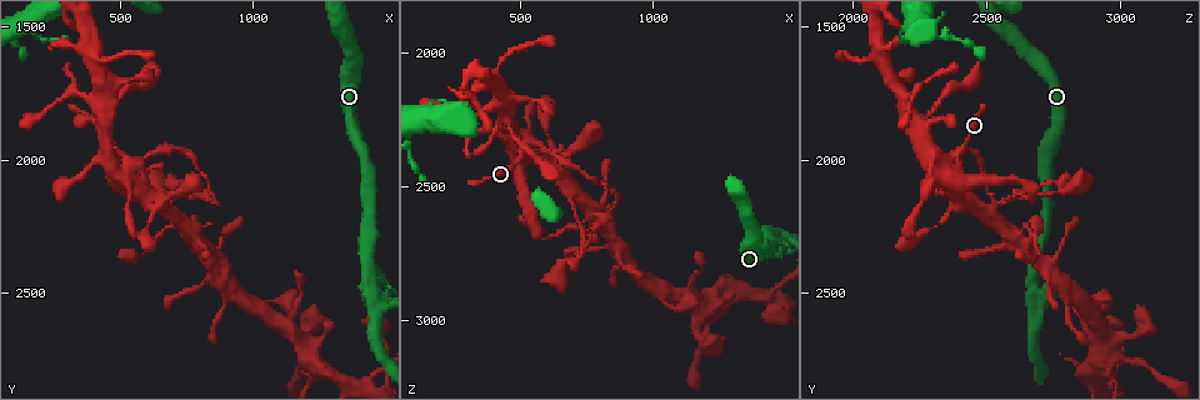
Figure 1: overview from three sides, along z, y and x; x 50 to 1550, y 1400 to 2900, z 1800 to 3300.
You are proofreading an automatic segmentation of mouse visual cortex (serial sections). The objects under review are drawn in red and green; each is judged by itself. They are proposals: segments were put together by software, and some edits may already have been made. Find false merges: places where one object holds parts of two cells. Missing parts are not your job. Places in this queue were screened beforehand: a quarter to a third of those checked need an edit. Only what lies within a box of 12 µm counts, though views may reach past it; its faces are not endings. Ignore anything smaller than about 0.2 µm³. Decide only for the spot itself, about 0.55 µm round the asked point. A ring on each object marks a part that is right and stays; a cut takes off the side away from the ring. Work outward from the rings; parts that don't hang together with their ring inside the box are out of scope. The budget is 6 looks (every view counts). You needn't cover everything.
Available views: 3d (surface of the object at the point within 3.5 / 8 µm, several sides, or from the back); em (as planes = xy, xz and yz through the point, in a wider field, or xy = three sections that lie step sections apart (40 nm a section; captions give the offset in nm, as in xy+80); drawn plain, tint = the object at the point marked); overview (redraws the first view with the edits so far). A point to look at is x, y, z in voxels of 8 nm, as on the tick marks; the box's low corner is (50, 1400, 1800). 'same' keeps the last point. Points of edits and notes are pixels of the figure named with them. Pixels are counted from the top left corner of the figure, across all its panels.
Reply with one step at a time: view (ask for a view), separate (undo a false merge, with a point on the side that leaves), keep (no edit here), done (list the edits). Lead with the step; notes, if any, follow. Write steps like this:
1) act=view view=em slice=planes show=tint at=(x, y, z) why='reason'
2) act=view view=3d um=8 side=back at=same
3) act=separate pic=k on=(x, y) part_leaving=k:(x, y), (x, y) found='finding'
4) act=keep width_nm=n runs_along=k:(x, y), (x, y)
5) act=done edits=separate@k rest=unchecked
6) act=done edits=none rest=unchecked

act=view view=3d um=3.5 at=(1460, 2550, 2680) why='thick turns thin'

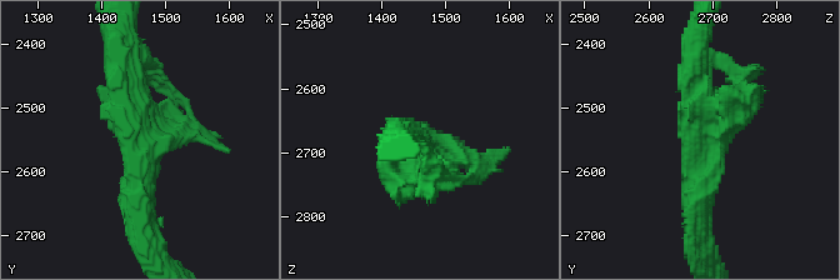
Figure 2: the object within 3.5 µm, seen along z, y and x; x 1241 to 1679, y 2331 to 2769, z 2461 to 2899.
act=view view=em slice=xy step=2 show=tint at=(1465, 2550, 2690) why='now the EM'

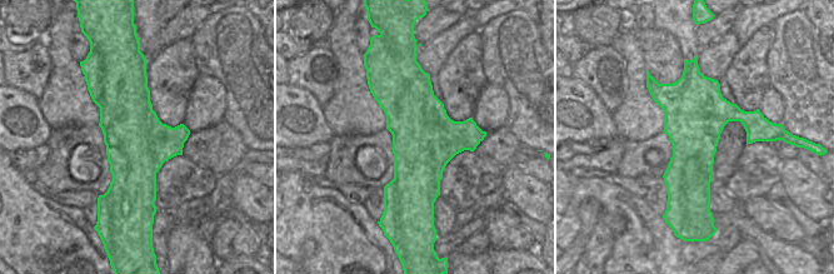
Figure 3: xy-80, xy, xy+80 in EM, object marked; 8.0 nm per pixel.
act=separate pic=2 on=(183, 101) width_nm=500 part_leaving=2:(718, 116), (749, 89), (765, 93) found='a second cell is stuck on'

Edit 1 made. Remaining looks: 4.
act=view view=3d um=3.5 at=(690, 2200, 2510) why='two arms in line, one across'

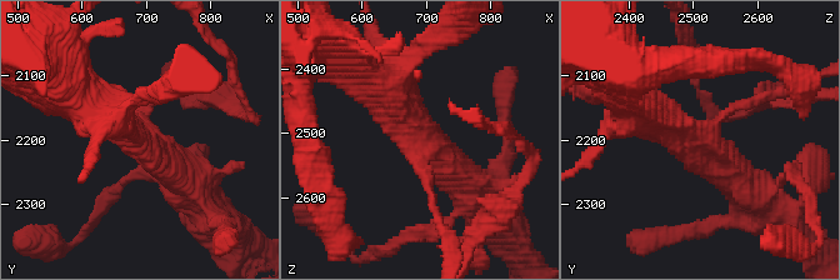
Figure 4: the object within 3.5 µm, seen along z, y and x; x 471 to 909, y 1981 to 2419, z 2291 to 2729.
act=view view=em slice=xy step=2 show=tint at=(695, 2200, 2515) arms=3 arm_widths_nm=150,500,500 why='now the EM'

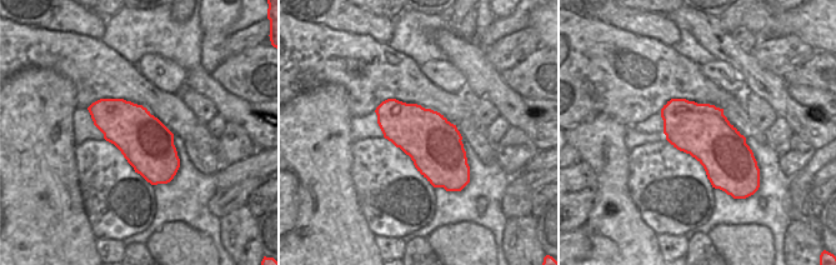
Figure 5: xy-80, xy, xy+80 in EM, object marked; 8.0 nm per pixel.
act=keep runs_along=4:(376, 84), (469, 193) found='continuous, no second cell'

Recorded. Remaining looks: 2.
act=done edits=separate@2 rest=unchecked

